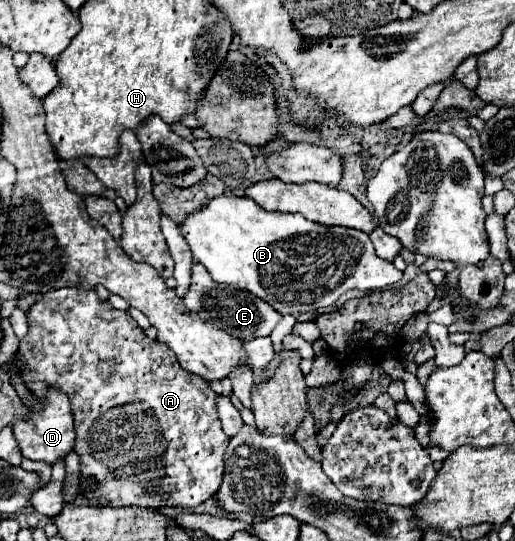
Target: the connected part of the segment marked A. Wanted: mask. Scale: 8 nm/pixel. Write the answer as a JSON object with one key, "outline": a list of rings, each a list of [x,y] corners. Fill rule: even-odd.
{"outline":[[[60,288],[60,290],[52,290],[46,292],[40,300],[36,300],[30,310],[28,310],[28,322],[30,322],[30,330],[28,334],[20,340],[20,366],[22,368],[22,378],[26,382],[26,388],[40,400],[48,394],[50,388],[60,388],[72,406],[72,414],[74,414],[74,430],[76,430],[76,454],[80,458],[80,474],[82,480],[94,480],[94,486],[88,490],[82,490],[84,496],[88,498],[90,506],[140,506],[140,508],[150,508],[150,510],[158,510],[162,506],[178,506],[178,508],[194,508],[198,504],[202,504],[204,500],[212,498],[222,482],[224,476],[224,452],[228,448],[228,438],[224,438],[224,430],[220,426],[220,418],[218,418],[218,410],[216,410],[216,400],[218,394],[210,388],[210,384],[204,378],[196,378],[194,374],[188,374],[180,362],[176,360],[176,354],[172,350],[168,350],[168,346],[164,346],[158,340],[150,340],[146,338],[144,330],[134,322],[134,318],[128,312],[120,312],[116,308],[112,308],[108,302],[102,302],[96,292],[92,288]],[[152,440],[180,440],[180,454],[176,454],[178,458],[174,458],[174,454],[168,454],[164,458],[164,470],[156,476],[152,476]],[[138,460],[142,462],[140,472],[146,472],[146,476],[142,476],[142,484],[138,484]]]}

